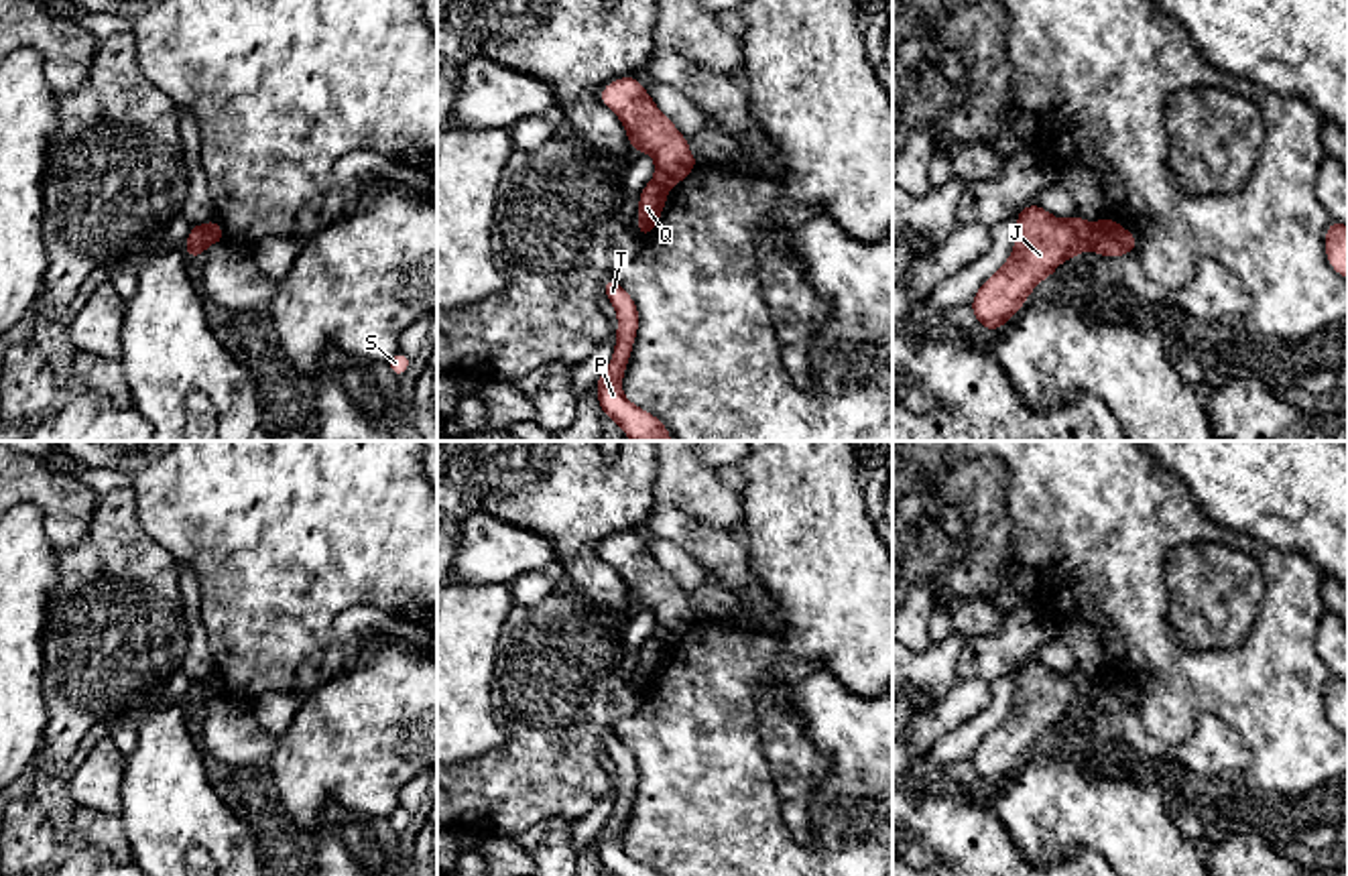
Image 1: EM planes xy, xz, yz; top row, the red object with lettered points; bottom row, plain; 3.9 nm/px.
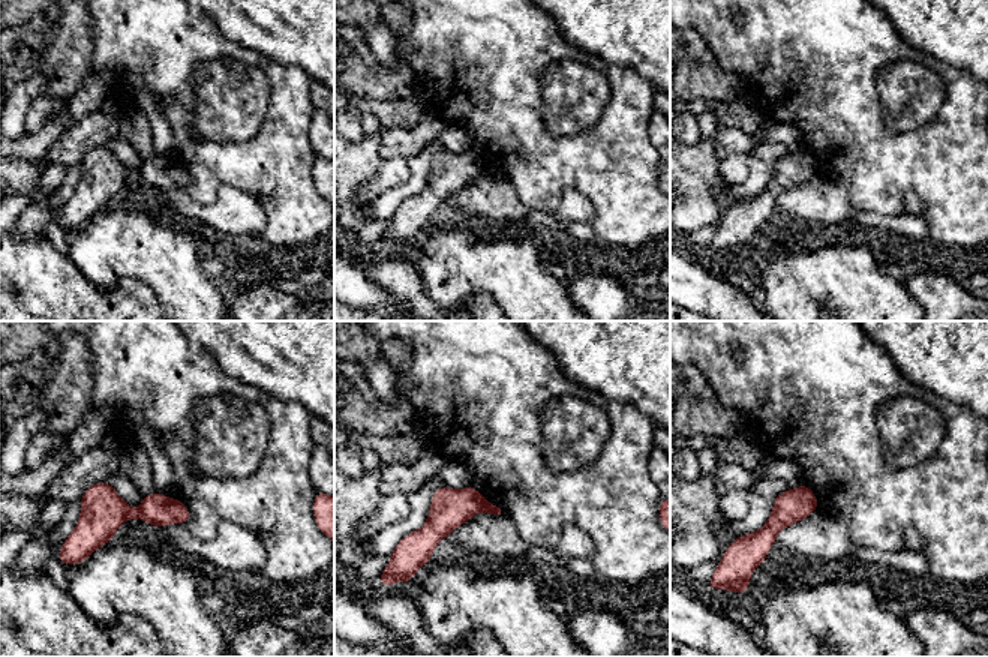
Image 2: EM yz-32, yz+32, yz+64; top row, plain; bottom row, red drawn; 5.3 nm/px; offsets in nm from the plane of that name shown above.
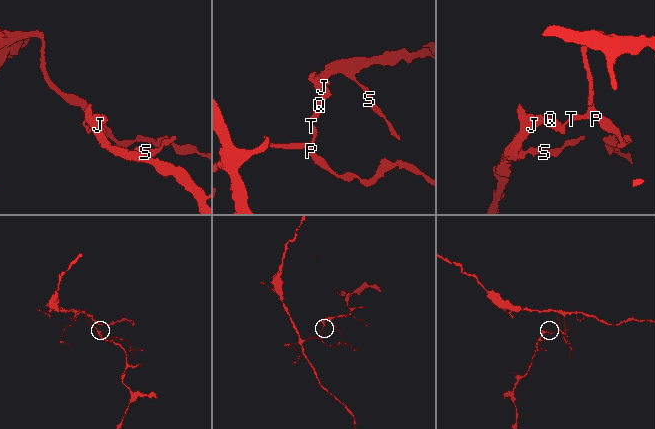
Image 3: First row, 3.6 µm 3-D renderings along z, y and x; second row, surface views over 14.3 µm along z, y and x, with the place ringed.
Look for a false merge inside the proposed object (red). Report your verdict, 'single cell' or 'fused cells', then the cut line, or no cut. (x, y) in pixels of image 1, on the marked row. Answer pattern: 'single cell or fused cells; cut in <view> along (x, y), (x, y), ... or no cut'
fused cells; cut in yz along (1090, 226), (1090, 238), (1084, 248)

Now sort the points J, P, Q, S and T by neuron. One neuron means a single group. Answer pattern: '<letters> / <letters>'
J S / P Q T

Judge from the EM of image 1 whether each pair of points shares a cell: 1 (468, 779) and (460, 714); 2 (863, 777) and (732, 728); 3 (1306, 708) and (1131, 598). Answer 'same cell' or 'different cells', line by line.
1: different cells
2: same cell
3: same cell

